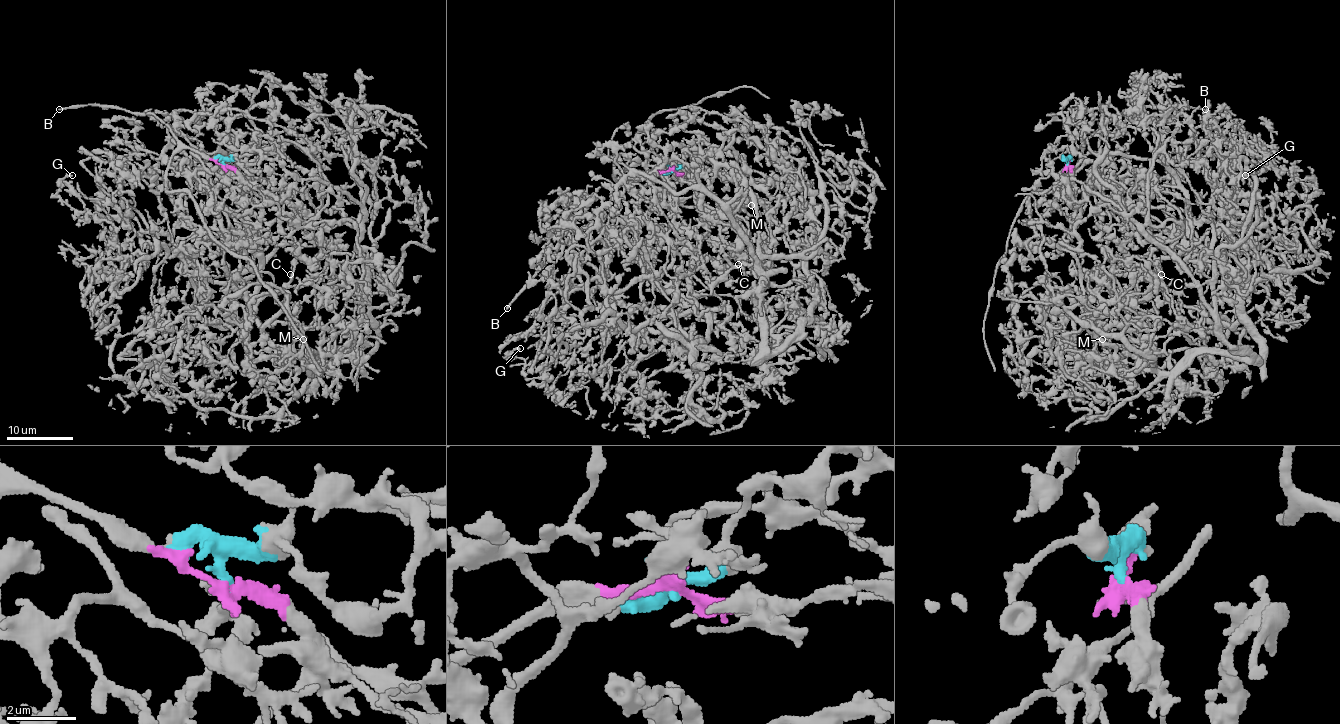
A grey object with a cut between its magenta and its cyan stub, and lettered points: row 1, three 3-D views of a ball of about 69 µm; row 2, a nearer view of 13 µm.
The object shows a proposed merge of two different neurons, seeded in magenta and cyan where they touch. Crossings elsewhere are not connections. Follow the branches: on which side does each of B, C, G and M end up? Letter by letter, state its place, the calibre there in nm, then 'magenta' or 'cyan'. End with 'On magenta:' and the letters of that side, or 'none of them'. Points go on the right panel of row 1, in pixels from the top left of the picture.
B: at (1205, 109); 190 nm thick; magenta
C: at (1161, 274); 190 nm thick; cyan
G: at (1245, 175); 300 nm thick; cyan
M: at (1102, 339); 300 nm thick; cyan
On magenta: B

